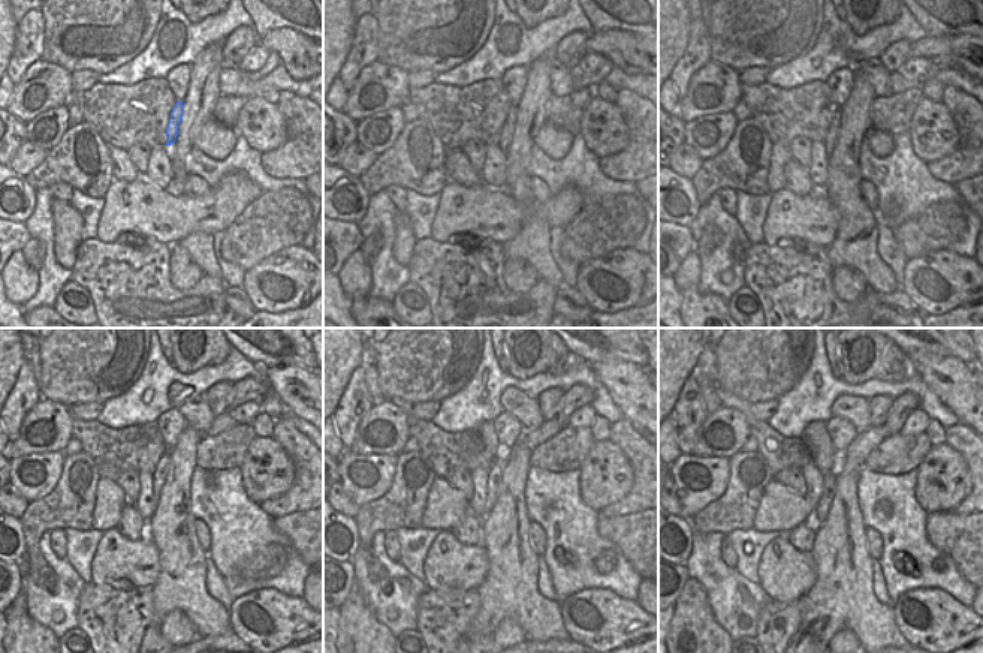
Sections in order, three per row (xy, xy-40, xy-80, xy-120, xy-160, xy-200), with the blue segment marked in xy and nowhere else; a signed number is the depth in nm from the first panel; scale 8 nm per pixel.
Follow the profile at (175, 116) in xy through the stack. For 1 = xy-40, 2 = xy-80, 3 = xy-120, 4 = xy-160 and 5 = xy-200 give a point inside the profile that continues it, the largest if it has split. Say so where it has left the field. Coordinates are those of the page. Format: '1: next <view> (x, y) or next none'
1: next xy-40 (506, 134)
2: next xy-80 (834, 129)
3: next xy-120 (159, 477)
4: next xy-160 (494, 474)
5: next xy-200 (829, 480)

